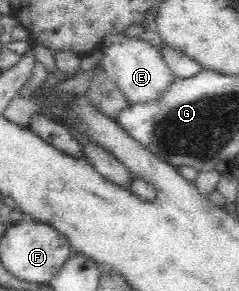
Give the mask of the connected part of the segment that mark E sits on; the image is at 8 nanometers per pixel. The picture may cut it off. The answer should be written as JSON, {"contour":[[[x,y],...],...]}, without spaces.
{"contour":[[[123,33],[109,34],[99,45],[104,54],[103,68],[109,79],[123,92],[128,104],[142,104],[161,99],[164,91],[176,80],[170,67],[163,61],[157,45],[141,40],[139,37],[125,38]]]}

